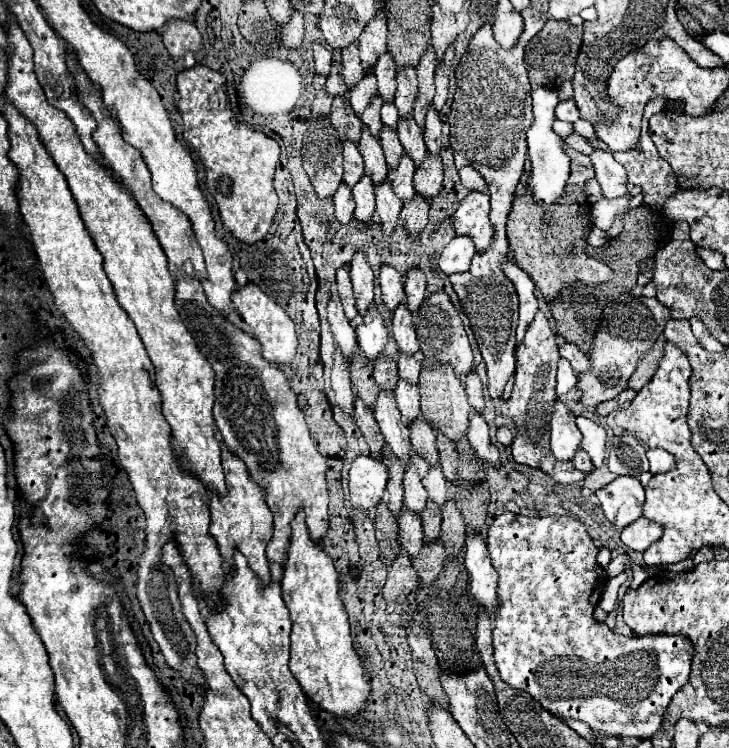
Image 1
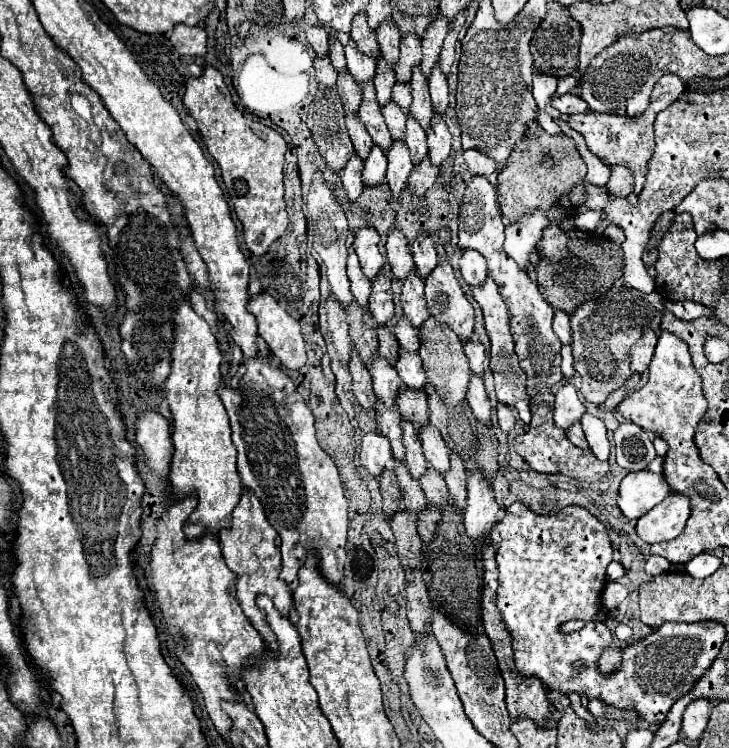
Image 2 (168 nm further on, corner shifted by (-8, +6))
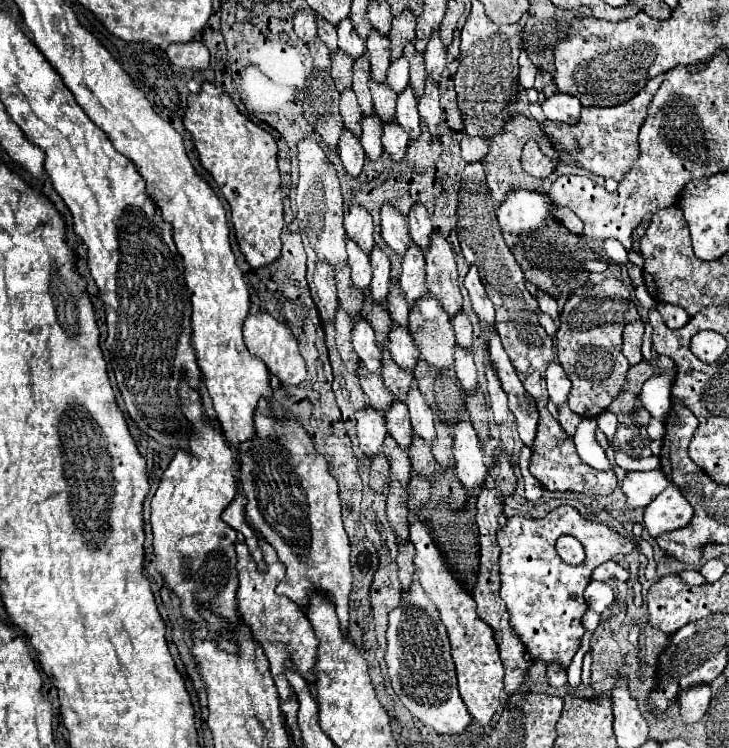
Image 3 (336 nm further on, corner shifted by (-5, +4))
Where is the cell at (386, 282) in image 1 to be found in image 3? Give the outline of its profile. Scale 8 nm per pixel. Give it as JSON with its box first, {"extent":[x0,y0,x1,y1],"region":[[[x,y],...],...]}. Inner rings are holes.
{"extent":[381,204,411,256],"region":[[[389,204],[381,208],[381,236],[387,242],[387,246],[399,256],[403,256],[411,244],[407,220],[399,214],[399,210],[395,210]]]}

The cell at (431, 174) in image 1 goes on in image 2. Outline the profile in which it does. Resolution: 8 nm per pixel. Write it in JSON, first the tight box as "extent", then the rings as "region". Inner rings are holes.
{"extent":[426,112,450,166],"region":[[[434,112],[426,134],[428,134],[428,156],[434,166],[440,166],[450,154],[450,132],[442,114]]]}

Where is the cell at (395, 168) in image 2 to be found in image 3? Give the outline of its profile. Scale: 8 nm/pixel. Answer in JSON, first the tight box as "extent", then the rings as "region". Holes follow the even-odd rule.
{"extent":[383,122,409,162],"region":[[[397,122],[383,124],[383,148],[393,162],[401,162],[405,158],[407,144],[409,144],[409,136],[401,132],[401,126]]]}

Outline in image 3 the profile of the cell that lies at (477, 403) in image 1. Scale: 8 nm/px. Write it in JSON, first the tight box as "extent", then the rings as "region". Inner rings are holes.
{"extent":[451,312,473,350],"region":[[[459,312],[451,322],[453,322],[453,328],[455,328],[457,346],[463,348],[463,350],[471,350],[471,346],[473,346],[473,330],[471,330],[471,322],[469,322],[467,314]]]}

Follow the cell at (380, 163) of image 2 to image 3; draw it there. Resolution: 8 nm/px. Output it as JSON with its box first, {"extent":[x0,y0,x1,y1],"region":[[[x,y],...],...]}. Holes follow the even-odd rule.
{"extent":[361,116,383,160],"region":[[[377,116],[363,118],[363,134],[361,134],[361,146],[365,150],[365,156],[369,160],[377,160],[383,154],[383,144],[381,144],[381,120]]]}

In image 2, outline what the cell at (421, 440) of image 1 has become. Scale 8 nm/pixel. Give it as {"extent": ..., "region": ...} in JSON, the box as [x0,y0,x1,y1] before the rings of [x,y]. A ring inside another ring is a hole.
{"extent":[398,386,428,430],"region":[[[402,386],[398,408],[400,408],[400,414],[404,414],[404,420],[412,422],[416,430],[428,424],[428,404],[426,404],[424,390],[408,390],[408,386]]]}

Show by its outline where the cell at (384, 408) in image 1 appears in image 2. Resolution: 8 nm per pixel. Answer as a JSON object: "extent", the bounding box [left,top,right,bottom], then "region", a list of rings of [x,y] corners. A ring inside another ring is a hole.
{"extent":[368,356,400,408],"region":[[[378,356],[374,358],[370,364],[368,364],[368,370],[372,374],[372,380],[374,380],[374,392],[376,396],[390,408],[396,404],[396,398],[398,398],[398,390],[400,390],[400,376],[396,374],[394,366]]]}

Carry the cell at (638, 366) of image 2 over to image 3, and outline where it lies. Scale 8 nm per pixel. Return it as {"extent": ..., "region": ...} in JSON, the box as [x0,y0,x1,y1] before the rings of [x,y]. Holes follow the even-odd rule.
{"extent":[623,322,643,366],"region":[[[643,322],[627,324],[623,330],[623,354],[631,366],[643,360],[641,356],[641,338],[643,338]]]}

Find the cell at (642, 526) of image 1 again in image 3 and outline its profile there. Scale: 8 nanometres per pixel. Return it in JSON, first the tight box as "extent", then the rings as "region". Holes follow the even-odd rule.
{"extent":[643,484,693,538],"region":[[[669,484],[647,508],[643,516],[643,526],[651,538],[657,538],[665,532],[683,528],[693,516],[693,506],[685,500],[681,490],[675,484]]]}

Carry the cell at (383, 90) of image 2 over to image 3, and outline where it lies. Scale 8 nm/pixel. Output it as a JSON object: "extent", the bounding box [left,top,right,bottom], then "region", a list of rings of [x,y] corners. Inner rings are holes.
{"extent":[367,30,391,84],"region":[[[371,30],[367,40],[367,52],[371,62],[371,78],[377,84],[385,84],[385,74],[391,64],[391,52],[389,52],[389,40],[381,36],[377,30]]]}

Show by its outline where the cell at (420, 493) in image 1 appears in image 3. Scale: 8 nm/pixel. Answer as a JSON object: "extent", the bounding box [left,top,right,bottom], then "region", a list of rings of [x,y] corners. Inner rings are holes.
{"extent":[385,402,413,450],"region":[[[393,402],[393,408],[385,414],[387,420],[387,432],[397,440],[401,450],[409,450],[413,438],[411,438],[411,422],[409,422],[409,412],[405,408],[405,402]]]}

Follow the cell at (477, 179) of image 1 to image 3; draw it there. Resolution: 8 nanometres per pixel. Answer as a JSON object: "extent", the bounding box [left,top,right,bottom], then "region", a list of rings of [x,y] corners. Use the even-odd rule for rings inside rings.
{"extent":[461,136,489,162],"region":[[[465,136],[461,140],[461,158],[465,162],[483,162],[485,152],[489,152],[489,144],[479,136]]]}

